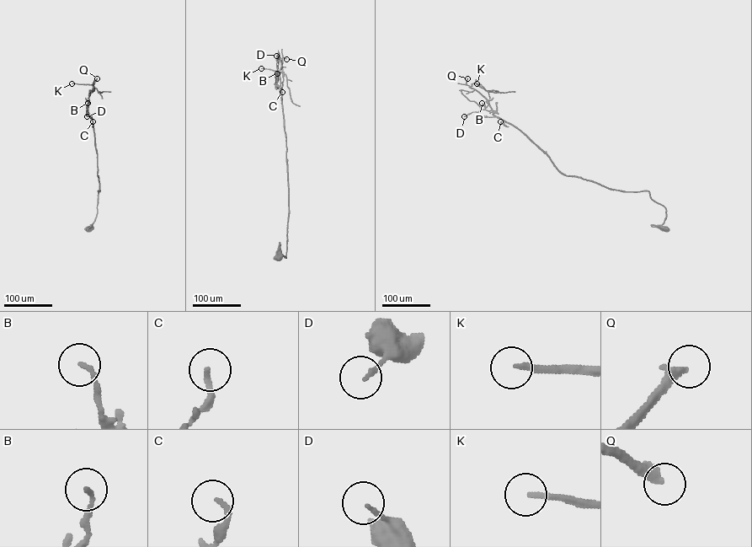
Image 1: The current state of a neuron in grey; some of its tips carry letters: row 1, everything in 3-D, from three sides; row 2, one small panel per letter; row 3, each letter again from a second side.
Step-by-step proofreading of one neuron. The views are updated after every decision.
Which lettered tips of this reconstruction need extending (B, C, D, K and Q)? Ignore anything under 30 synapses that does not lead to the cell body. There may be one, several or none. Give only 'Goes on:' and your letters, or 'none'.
Goes on: K, Q

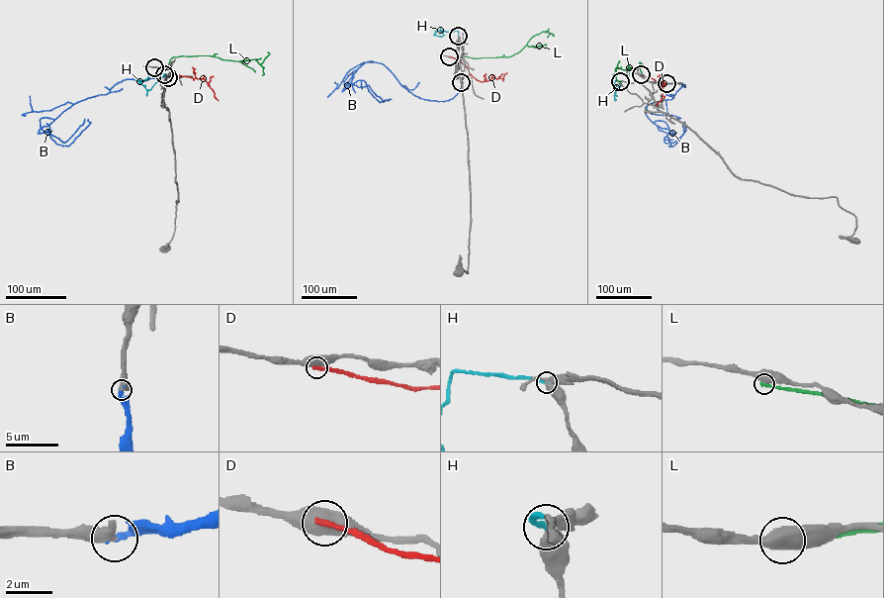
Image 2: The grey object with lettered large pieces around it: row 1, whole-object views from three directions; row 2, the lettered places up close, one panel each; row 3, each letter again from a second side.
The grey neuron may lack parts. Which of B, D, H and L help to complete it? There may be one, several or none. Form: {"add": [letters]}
{"add": ["B"]}

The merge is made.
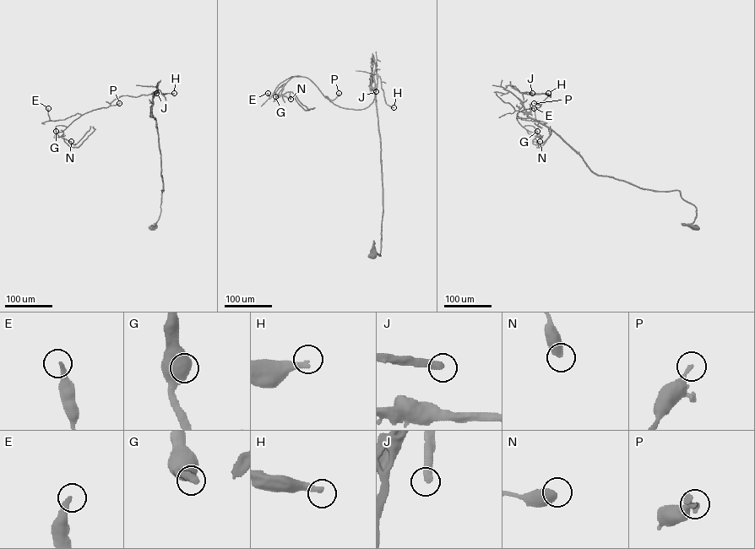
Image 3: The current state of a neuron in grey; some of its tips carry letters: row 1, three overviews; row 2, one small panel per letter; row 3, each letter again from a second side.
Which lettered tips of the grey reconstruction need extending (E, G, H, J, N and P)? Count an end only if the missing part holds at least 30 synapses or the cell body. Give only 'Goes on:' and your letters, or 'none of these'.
Goes on: H, J

